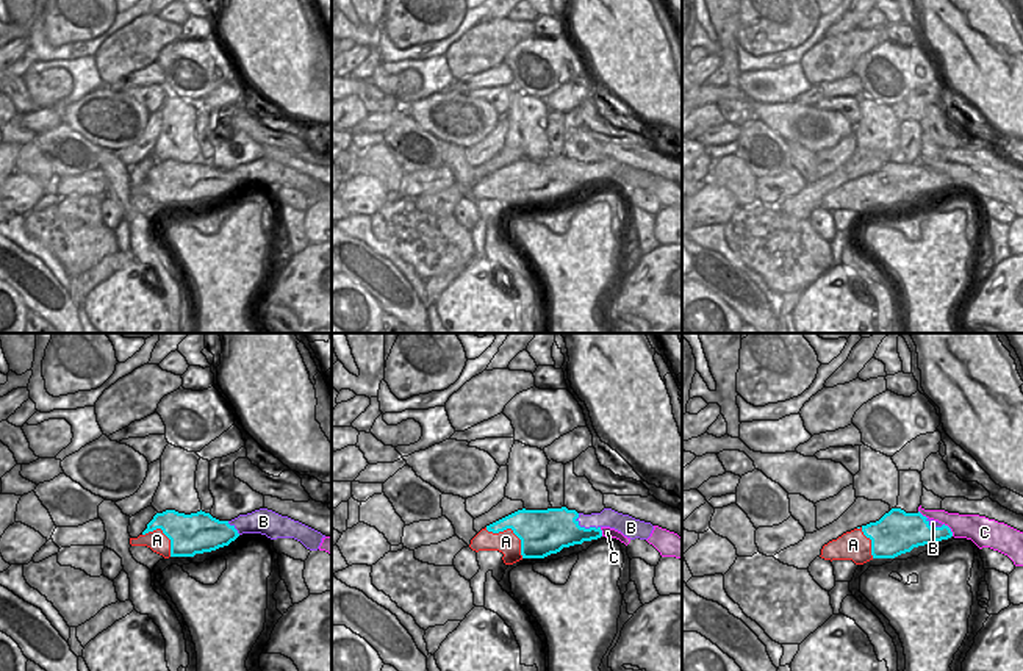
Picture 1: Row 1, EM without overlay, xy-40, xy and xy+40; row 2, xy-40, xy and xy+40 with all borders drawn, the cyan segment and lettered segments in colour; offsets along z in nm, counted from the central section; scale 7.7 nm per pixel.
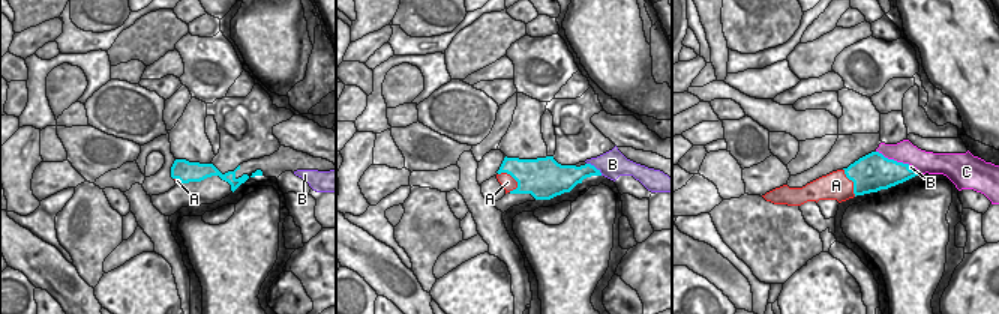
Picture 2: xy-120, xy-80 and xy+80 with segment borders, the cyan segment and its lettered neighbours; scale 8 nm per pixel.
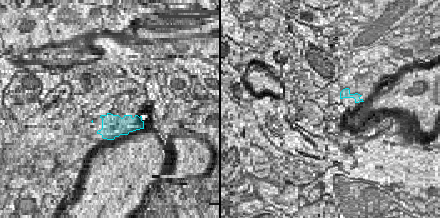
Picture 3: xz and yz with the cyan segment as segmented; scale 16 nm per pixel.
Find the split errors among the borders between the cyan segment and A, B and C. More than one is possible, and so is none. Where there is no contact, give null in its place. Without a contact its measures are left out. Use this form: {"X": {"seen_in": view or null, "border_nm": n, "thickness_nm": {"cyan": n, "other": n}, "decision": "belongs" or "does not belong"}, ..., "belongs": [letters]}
{"A": {"seen_in": "xy", "border_nm": 380, "thickness_nm": {"cyan": 360, "other": 170}, "decision": "does not belong"}, "B": {"seen_in": "xy", "border_nm": 220, "thickness_nm": {"cyan": 320, "other": 140}, "decision": "belongs"}, "C": {"seen_in": "xy+40", "border_nm": 130, "thickness_nm": {"cyan": 200, "other": 220}, "decision": "does not belong"}, "belongs": ["B"]}

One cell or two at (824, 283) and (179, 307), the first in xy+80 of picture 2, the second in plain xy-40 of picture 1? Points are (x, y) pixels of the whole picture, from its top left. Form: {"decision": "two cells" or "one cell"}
{"decision": "two cells"}

